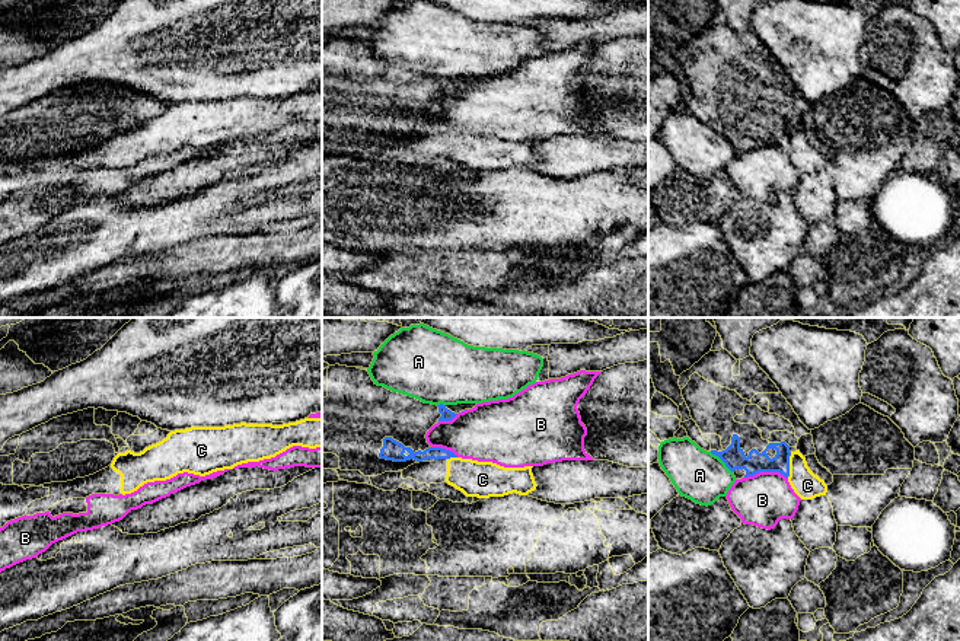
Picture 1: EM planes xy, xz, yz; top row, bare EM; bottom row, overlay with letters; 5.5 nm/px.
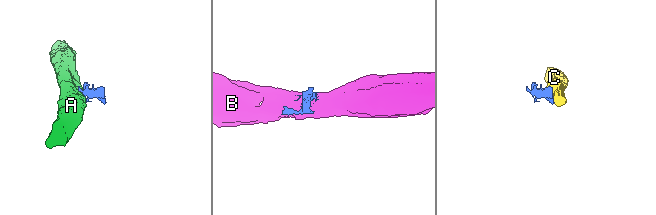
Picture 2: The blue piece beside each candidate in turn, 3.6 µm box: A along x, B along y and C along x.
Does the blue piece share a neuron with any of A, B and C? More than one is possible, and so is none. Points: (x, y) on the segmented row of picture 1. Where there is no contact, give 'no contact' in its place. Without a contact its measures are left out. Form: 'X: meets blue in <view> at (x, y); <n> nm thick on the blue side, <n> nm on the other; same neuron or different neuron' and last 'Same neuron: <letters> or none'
A: meets blue in yz at (721, 459); 120 nm thick on the blue side, 280 nm on the other; different neuron
B: meets blue in yz at (765, 471); 120 nm thick on the blue side, 300 nm on the other; different neuron
C: meets blue in yz at (788, 465); 120 nm thick on the blue side, 150 nm on the other; different neuron
Same neuron: none

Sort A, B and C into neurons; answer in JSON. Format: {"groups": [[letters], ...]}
{"groups": [["A"], ["B"], ["C"]]}

